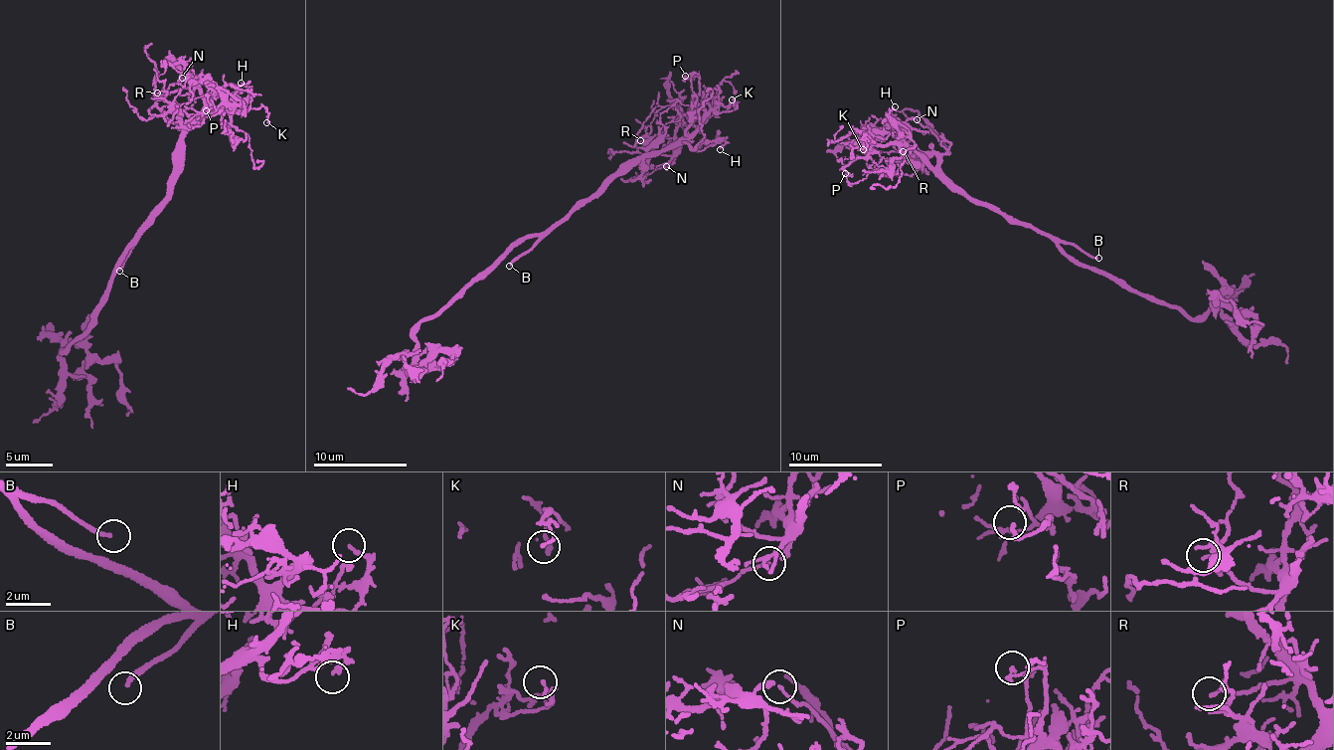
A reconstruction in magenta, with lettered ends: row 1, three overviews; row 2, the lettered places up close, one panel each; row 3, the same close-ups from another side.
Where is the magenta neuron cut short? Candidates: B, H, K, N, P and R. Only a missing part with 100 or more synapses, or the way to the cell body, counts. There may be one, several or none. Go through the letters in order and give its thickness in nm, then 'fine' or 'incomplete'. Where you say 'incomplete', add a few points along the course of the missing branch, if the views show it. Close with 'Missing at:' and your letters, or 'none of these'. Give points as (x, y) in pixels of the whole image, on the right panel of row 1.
B: 170 nm | incomplete
H: 130 nm | fine
K: 120 nm | fine
N: 130 nm | fine
P: 180 nm | fine
R: 110 nm | fine
Missing at: B

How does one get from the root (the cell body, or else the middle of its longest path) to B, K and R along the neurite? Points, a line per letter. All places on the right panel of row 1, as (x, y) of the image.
B: (1052, 240), (1075, 243), (1098, 258)
K: (1052, 240), (1009, 221), (991, 207), (973, 203), (907, 144), (871, 142), (867, 134), (867, 146), (863, 149)
R: (1052, 240), (1009, 221), (991, 207), (973, 203), (901, 138), (902, 131), (908, 127), (912, 137), (903, 151)

